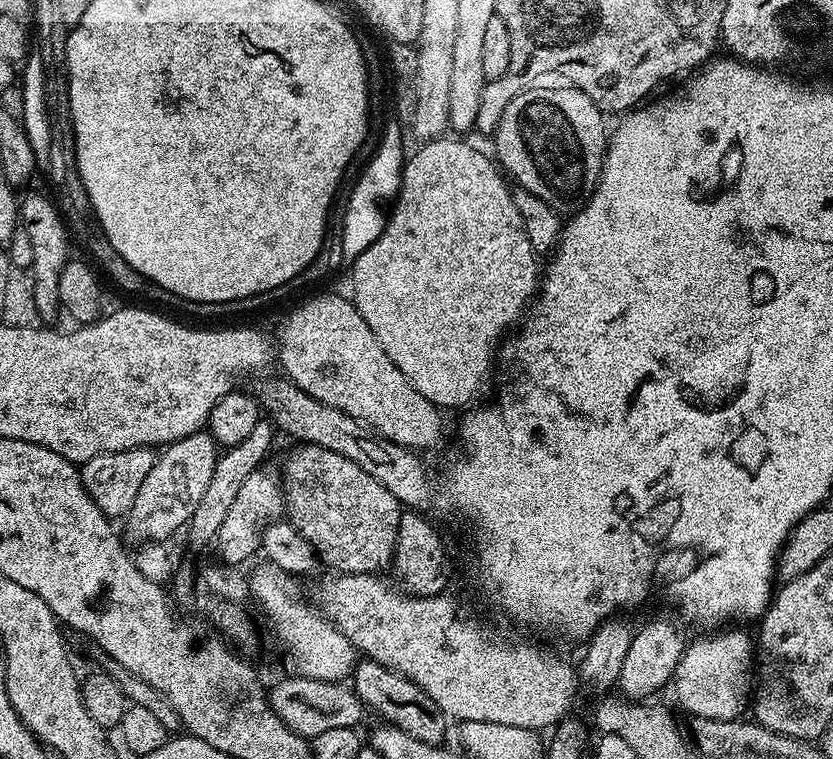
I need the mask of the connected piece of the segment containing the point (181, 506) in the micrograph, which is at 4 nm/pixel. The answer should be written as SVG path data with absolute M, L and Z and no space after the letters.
M207 430L195 432L167 445L157 455L154 466L150 466L150 474L146 474L146 479L134 498L134 504L124 518L125 541L134 542L133 545L136 546L142 543L164 542L167 541L167 536L174 535L178 530L180 532L197 509L198 502L213 477L217 457L216 439Z

